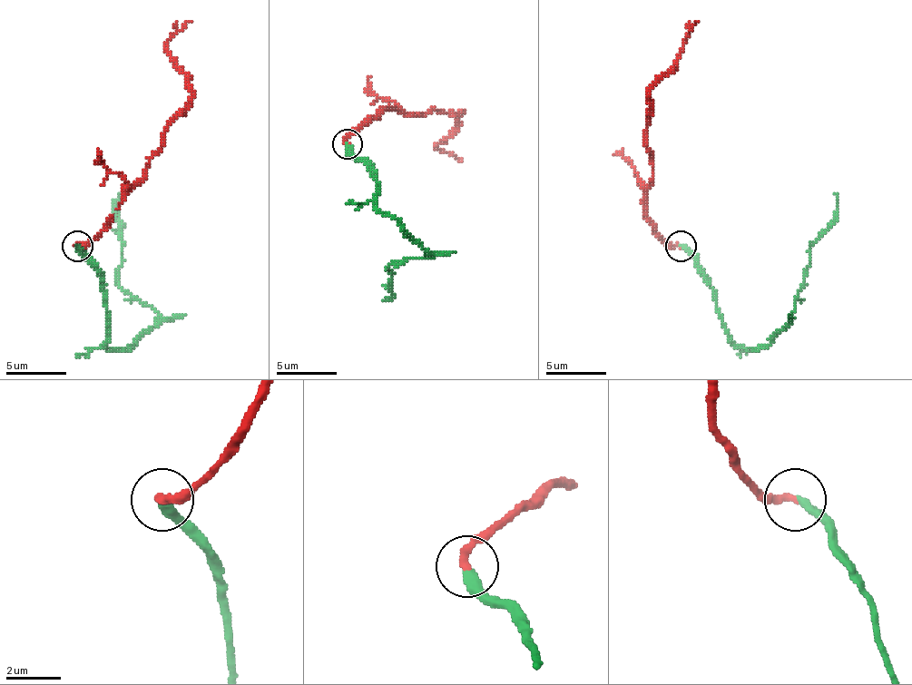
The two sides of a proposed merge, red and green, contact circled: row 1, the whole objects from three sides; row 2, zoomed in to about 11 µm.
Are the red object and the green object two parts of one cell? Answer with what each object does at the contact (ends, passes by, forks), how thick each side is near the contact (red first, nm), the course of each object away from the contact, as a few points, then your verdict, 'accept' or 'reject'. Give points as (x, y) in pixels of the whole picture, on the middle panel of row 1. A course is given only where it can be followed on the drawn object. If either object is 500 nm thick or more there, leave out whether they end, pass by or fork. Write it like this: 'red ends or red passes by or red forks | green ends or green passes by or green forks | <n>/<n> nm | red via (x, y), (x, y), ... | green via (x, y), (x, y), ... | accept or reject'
red ends | green ends | 300/320 nm | red via (347, 143), (379, 110), (404, 110), (413, 116), (431, 110), (461, 112), (458, 125), (437, 146), (461, 161) | green via (347, 143), (370, 171), (377, 200), (428, 255), (404, 258), (388, 267), (392, 294), (383, 300), (388, 298) | accept

